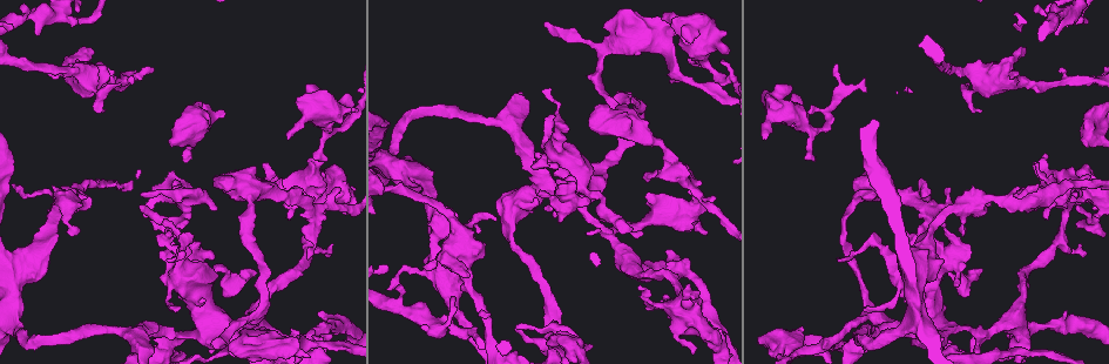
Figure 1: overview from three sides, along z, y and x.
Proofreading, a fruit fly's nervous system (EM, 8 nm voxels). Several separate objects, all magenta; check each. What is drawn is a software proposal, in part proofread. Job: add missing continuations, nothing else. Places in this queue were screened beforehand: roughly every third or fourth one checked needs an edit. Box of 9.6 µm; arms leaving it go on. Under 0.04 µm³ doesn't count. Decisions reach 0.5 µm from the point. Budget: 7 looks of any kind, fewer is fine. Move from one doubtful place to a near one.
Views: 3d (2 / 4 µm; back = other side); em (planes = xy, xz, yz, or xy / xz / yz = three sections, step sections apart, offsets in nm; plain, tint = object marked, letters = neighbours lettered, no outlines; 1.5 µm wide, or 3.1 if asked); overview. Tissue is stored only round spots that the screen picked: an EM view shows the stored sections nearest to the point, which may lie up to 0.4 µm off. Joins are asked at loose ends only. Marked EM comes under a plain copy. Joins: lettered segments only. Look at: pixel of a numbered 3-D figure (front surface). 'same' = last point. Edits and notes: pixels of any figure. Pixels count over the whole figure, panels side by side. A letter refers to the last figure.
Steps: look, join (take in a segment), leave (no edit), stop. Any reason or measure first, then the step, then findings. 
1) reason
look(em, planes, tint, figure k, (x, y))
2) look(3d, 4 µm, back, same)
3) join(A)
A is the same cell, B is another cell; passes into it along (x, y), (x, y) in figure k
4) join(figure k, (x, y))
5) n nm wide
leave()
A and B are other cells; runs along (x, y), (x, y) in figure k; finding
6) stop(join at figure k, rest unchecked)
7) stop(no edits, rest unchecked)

thick end
look(3d, 4 µm, figure 1, (590, 198))

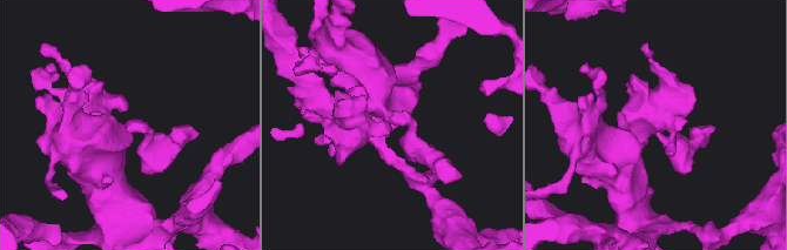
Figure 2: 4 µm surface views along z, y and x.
look(em, yz, step 8, letters, figure 2, (126, 107))

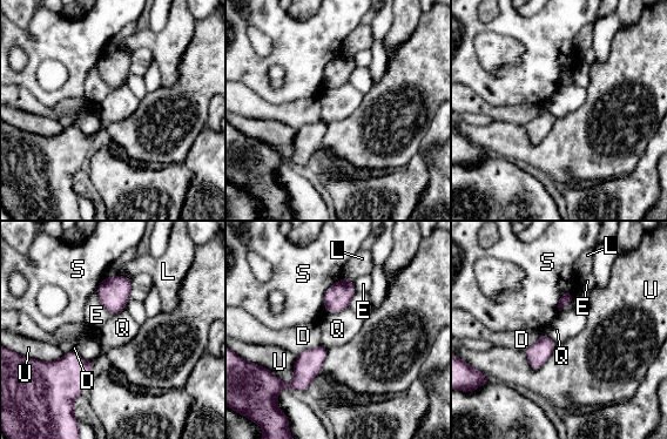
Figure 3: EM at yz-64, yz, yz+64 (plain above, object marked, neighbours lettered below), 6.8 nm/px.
S touches over 260 nm
leave()
D, E, L, Q, S and U are other cells; none of them fits

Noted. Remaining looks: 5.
look(3d, 2 µm, figure 1, (701, 67))

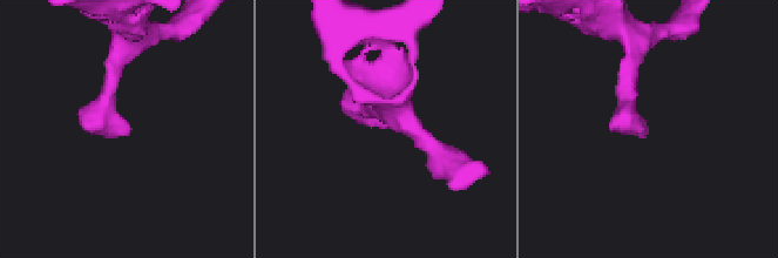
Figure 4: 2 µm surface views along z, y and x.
look(em, planes, letters, figure 4, (129, 135))

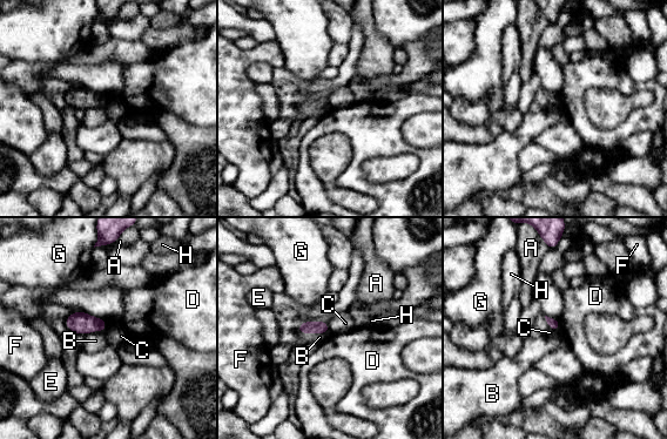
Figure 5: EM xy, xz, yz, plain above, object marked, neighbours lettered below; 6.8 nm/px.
leave()
A, B, C, D, E, F, G and H are other cells; border along (327, 323), (330, 332) in figure 5; none of them fits

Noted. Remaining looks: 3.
an open end
look(em, planes, letters, figure 1, (94, 53))

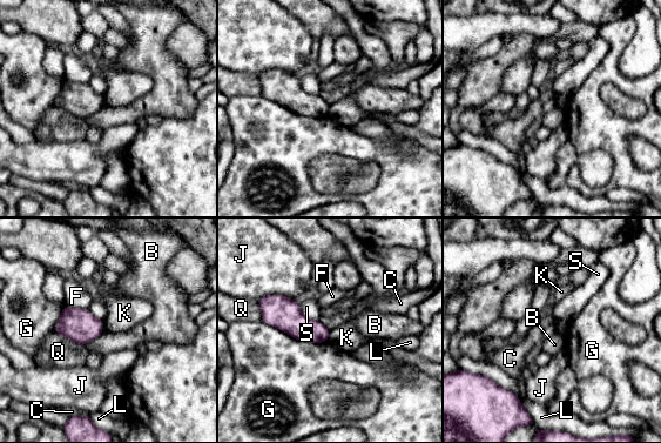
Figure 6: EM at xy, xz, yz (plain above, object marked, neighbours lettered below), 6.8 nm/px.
G touches over 500 nm
leave()
B, C, F, G, J, K, L, Q and S are other cells; border along (330, 330), (328, 340) in figure 6; no lettered segment goes on from it

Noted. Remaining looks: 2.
stop(no edits, rest unchecked)

